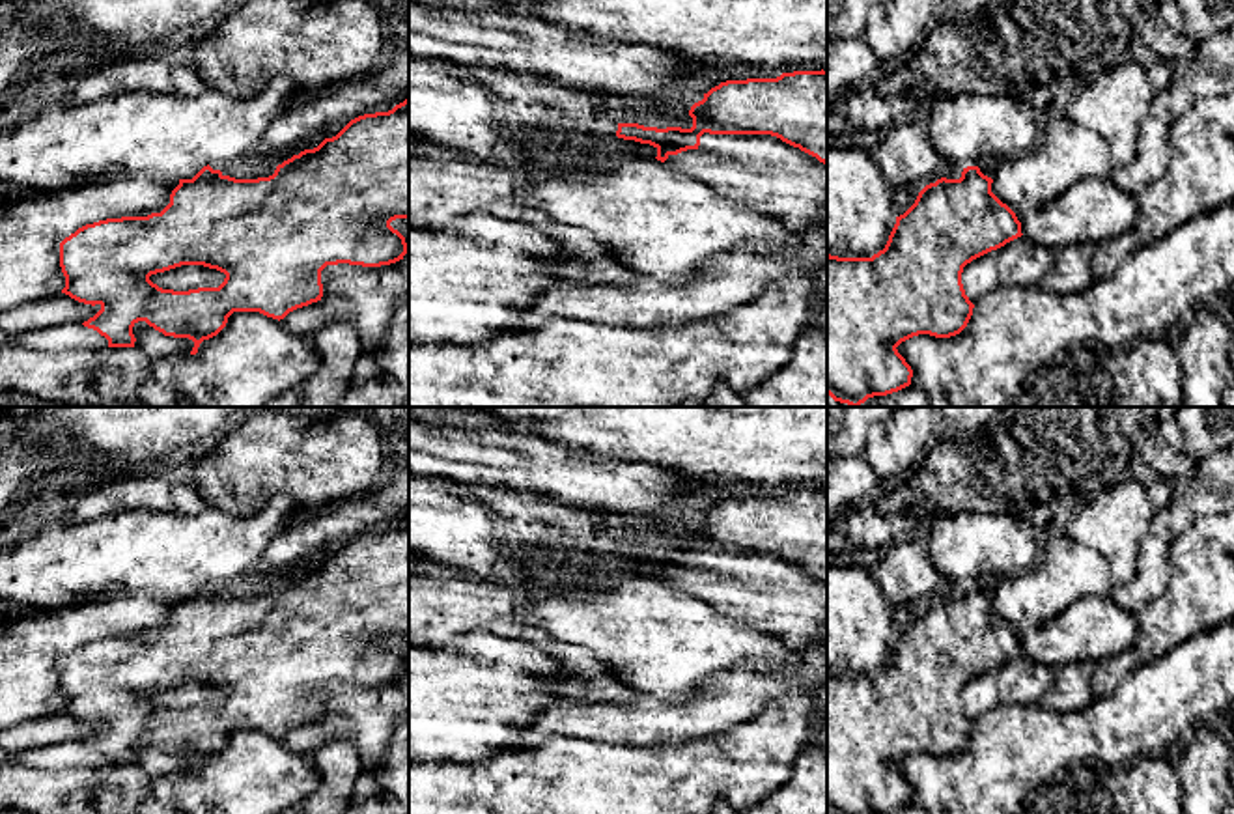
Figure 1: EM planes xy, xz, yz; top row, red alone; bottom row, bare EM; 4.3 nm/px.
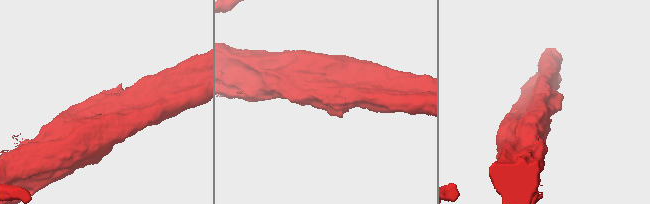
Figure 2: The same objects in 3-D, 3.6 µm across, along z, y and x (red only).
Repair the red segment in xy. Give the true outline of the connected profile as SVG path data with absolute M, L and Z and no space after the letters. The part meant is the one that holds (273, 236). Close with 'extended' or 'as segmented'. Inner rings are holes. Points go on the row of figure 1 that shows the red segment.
M409 99L388 112L351 119L336 136L291 159L280 149L259 146L233 161L213 161L192 179L179 179L161 213L106 218L78 228L60 243L60 267L65 276L62 293L101 306L82 325L105 336L108 347L134 347L133 327L146 321L164 336L192 340L190 355L196 355L200 344L217 336L233 312L259 312L280 321L289 312L321 301L321 271L327 265L381 267L403 260L405 237L390 226L396 218L409 218ZM181 265L217 269L226 278L218 288L189 291L162 289L149 280L151 274Z; extended

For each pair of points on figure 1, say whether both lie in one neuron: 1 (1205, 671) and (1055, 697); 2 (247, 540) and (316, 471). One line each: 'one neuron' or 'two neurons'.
1: two neurons
2: two neurons

